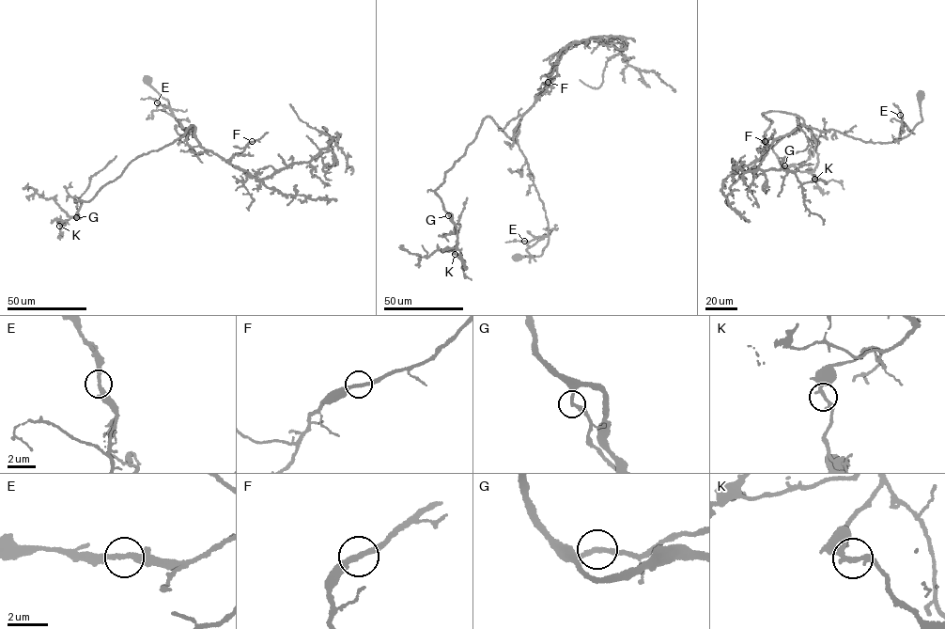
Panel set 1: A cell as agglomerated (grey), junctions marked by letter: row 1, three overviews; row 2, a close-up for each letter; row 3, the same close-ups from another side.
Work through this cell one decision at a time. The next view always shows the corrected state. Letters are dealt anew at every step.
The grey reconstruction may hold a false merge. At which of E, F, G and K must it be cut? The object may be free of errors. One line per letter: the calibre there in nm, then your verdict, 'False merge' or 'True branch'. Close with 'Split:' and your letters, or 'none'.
E: Thickness 240 nm. True branch
F: Thickness 240 nm. True branch
G: Thickness 240 nm. True branch
K: Thickness 240 nm. True branch
Split: none

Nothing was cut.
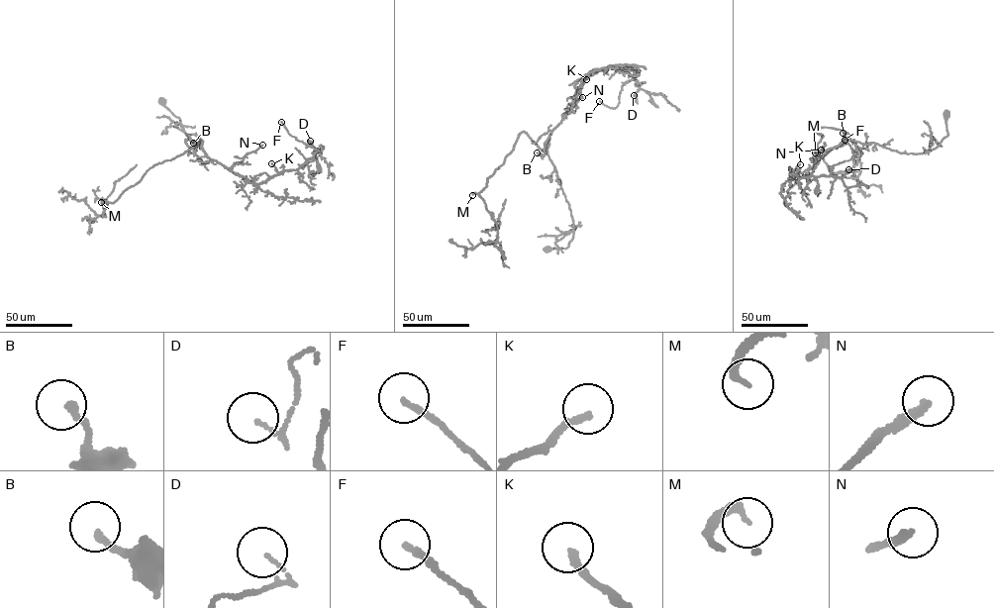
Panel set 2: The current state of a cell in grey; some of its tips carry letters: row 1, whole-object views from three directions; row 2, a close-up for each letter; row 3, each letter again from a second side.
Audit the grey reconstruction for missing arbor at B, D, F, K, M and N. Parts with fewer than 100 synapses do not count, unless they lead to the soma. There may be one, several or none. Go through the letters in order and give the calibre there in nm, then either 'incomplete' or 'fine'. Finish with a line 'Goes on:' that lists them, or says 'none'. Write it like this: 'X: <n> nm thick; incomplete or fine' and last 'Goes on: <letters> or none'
B: 200 nm thick; fine
D: 60 nm thick; fine
F: 170 nm thick; fine
K: 190 nm thick; fine
M: 260 nm thick; incomplete
N: 240 nm thick; incomplete
Goes on: M, N

